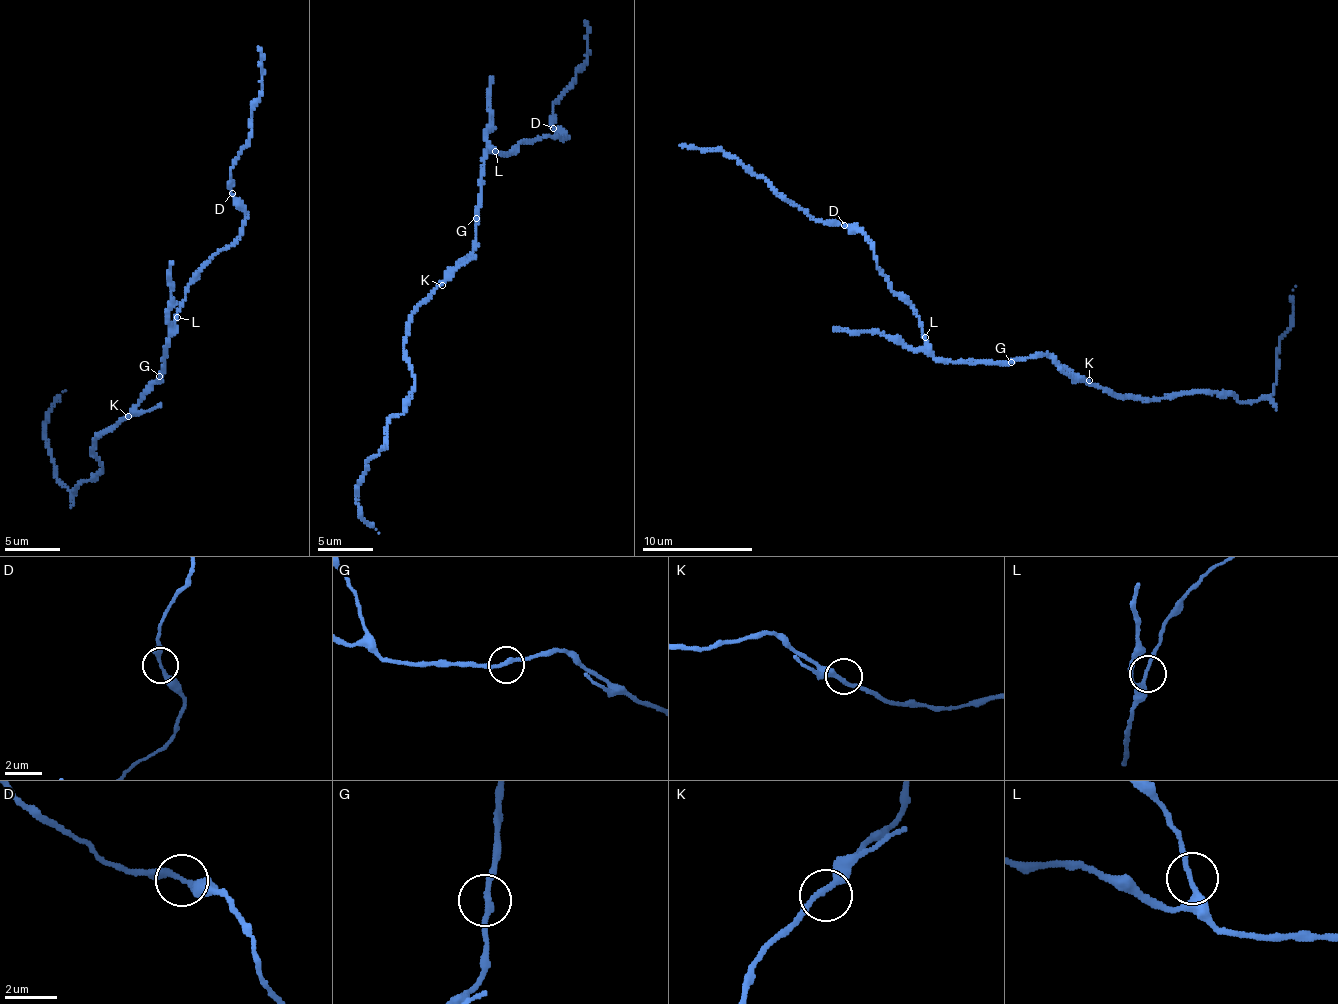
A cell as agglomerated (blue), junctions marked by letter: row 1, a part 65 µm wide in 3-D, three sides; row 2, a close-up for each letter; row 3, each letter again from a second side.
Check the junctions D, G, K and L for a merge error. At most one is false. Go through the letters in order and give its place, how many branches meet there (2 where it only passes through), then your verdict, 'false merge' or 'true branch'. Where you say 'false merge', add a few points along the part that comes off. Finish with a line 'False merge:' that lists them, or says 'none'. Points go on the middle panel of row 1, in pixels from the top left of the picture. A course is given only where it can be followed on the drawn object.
D: place (553, 128); branches 2; true branch
G: place (476, 218); branches 2; true branch
K: place (442, 285); branches 2; true branch
L: place (495, 151); branches 2; true branch
False merge: none

